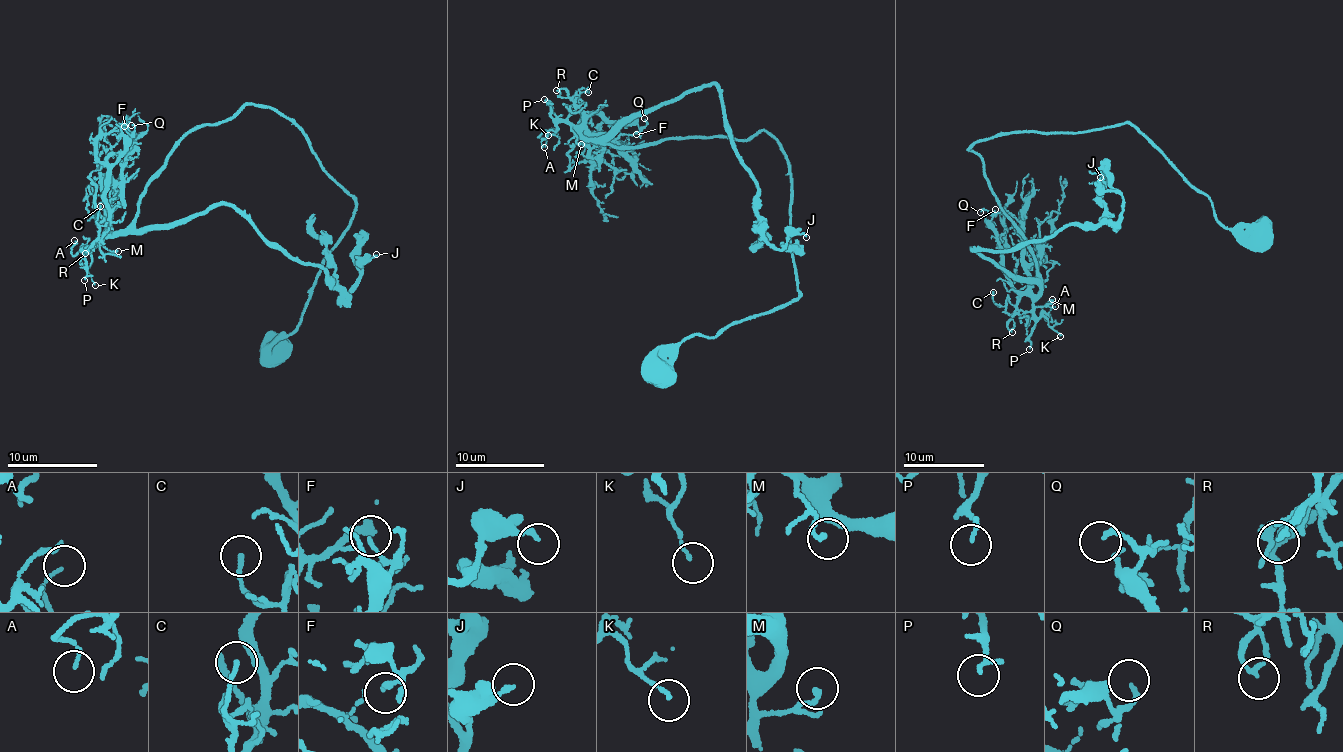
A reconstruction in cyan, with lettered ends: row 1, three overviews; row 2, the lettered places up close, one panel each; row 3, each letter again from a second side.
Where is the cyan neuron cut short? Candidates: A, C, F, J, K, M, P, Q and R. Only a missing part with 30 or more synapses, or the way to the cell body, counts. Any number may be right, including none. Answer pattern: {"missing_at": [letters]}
{"missing_at": []}

